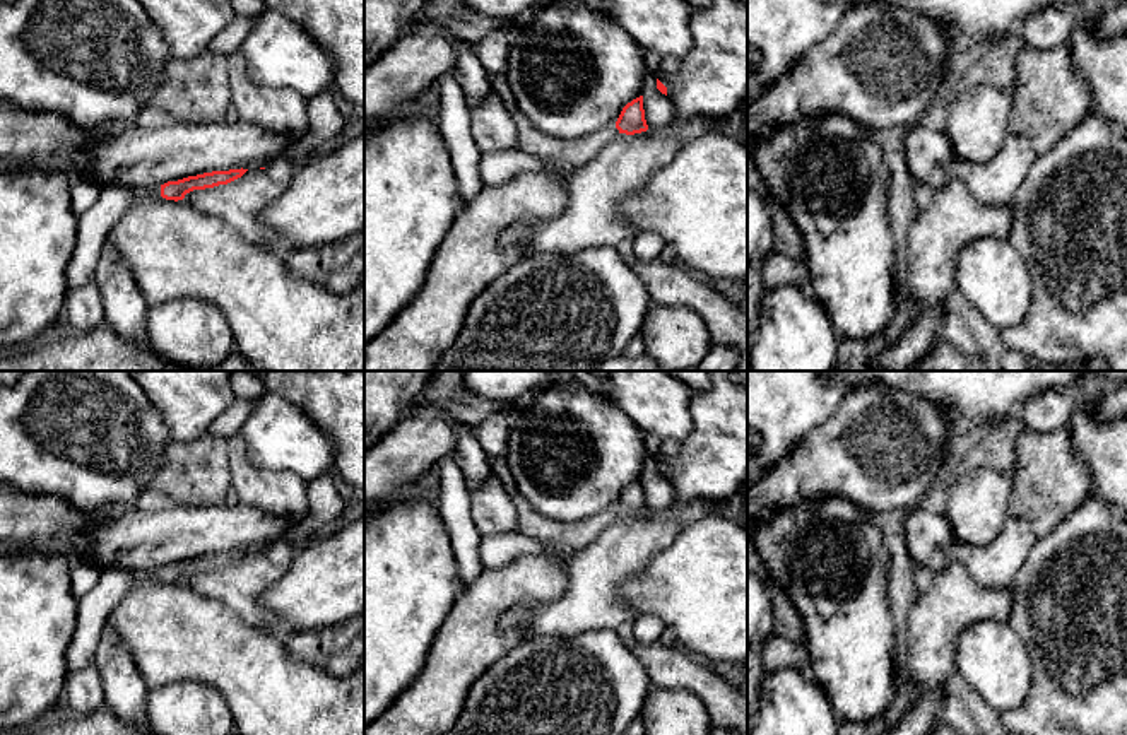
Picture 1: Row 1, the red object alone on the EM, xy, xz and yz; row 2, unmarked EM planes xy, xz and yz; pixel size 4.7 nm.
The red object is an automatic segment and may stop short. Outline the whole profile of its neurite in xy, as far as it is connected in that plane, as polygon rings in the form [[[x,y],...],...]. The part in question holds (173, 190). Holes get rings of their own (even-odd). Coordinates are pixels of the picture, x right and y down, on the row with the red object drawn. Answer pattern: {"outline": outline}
{"outline": [[[248,169],[212,171],[168,181],[156,188],[132,188],[125,185],[103,186],[96,203],[77,217],[77,244],[67,268],[68,292],[94,280],[96,267],[111,227],[140,198],[183,200],[193,190],[227,185]]]}

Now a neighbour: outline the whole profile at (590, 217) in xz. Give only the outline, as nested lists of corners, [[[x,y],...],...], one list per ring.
[[[670,130],[619,133],[588,164],[571,169],[568,203],[559,215],[518,222],[501,234],[499,244],[523,246],[527,255],[575,255],[590,246],[626,250],[636,229],[619,212],[619,202],[670,164],[682,145]]]

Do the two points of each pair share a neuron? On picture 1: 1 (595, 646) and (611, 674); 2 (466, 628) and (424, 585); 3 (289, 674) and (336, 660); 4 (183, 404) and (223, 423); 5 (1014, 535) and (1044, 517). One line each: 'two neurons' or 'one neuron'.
1: one neuron
2: two neurons
3: two neurons
4: two neurons
5: two neurons

